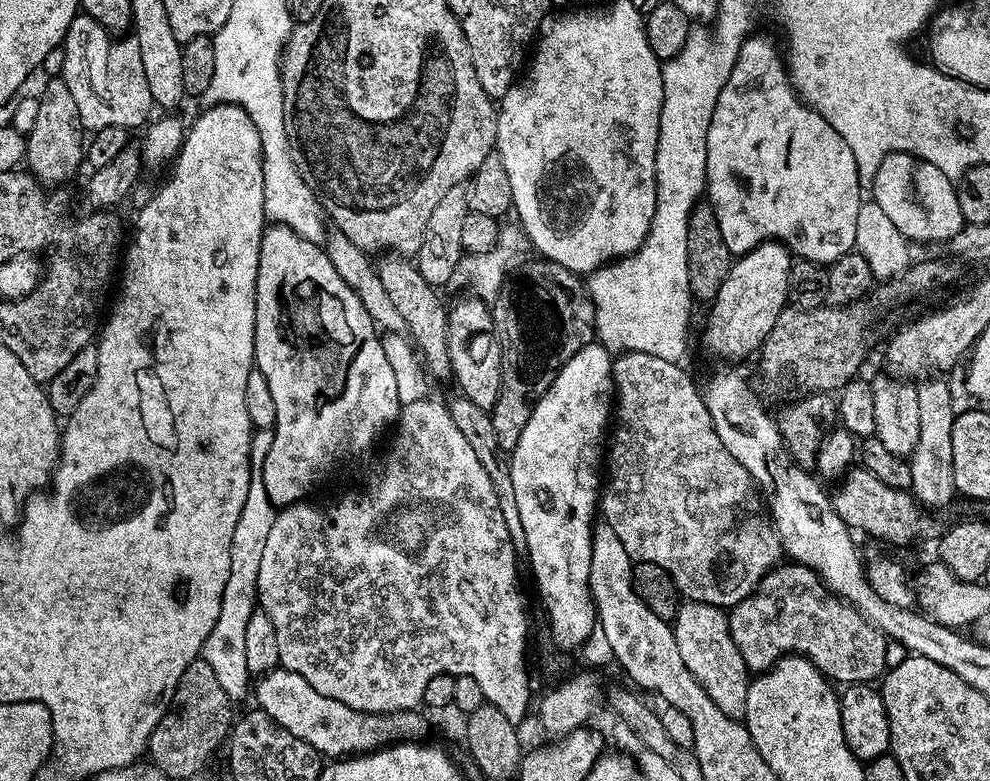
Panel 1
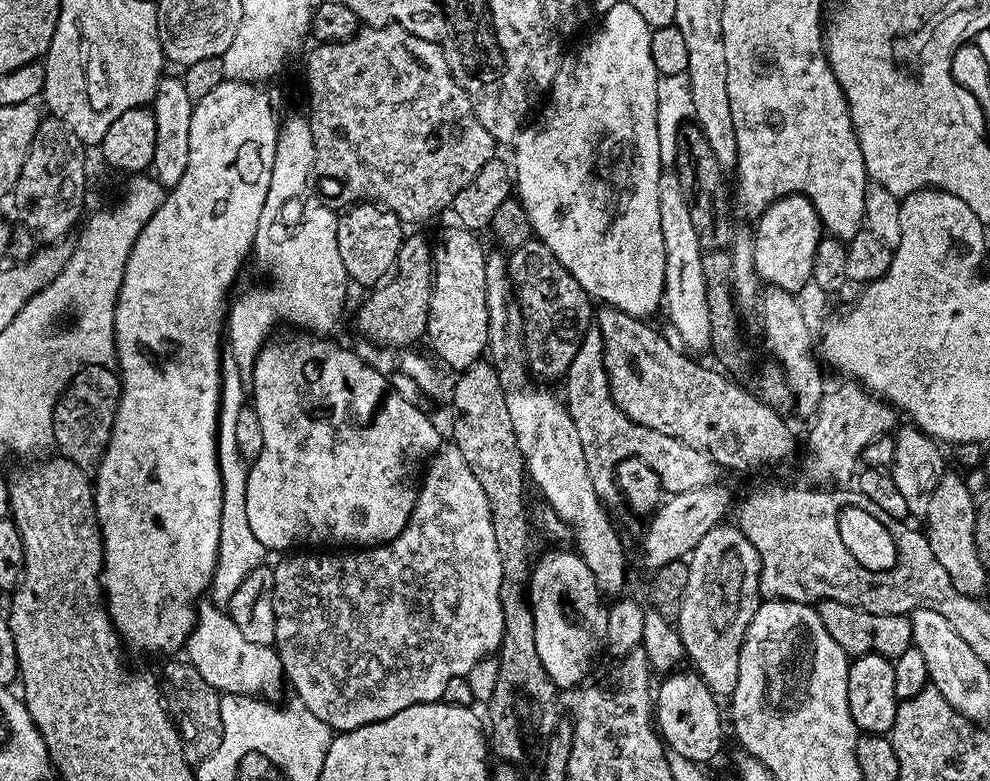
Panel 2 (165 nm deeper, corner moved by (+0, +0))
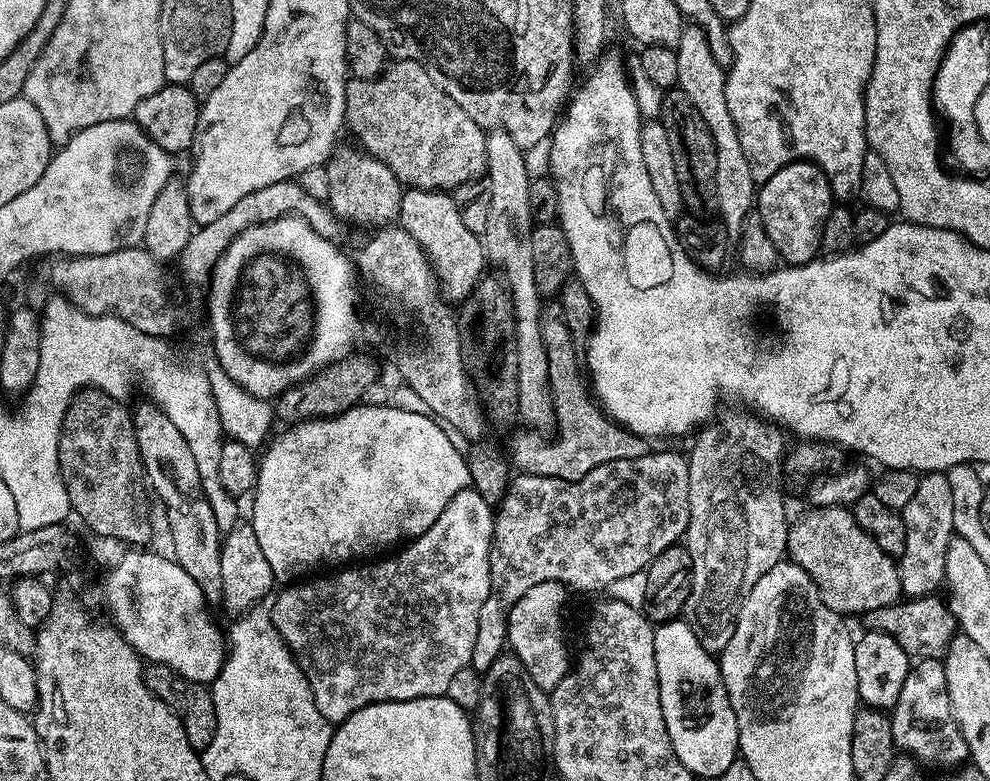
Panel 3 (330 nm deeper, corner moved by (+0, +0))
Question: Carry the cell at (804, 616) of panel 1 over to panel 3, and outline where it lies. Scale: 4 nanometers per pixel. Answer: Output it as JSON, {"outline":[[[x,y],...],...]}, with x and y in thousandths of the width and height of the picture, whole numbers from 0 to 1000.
{"outline":[[[945,761],[931,763],[879,781],[871,790],[871,798],[874,799],[872,803],[883,809],[899,812],[899,817],[903,817],[903,822],[907,822],[907,827],[911,827],[911,832],[915,832],[919,843],[943,845],[953,841],[962,816],[967,813],[968,800],[965,789],[962,787],[962,780],[951,764],[949,768],[947,764],[948,762]]]}

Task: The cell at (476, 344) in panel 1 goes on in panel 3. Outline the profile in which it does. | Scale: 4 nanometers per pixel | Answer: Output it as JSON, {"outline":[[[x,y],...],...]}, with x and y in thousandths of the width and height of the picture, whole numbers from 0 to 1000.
{"outline":[[[412,241],[404,260],[403,291],[408,292],[430,325],[446,365],[446,374],[454,385],[472,385],[481,369],[481,362],[491,348],[489,309],[475,300],[467,284],[465,261],[457,257],[452,245],[439,246],[429,241]]]}

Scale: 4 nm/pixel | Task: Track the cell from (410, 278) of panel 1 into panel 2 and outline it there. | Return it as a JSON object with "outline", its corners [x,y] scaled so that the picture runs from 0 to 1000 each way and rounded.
{"outline":[[[361,259],[348,271],[352,273],[341,280],[341,325],[345,325],[345,341],[349,341],[357,365],[369,364],[369,370],[379,370],[399,344],[400,327],[410,301],[409,288],[397,271],[375,259]]]}

